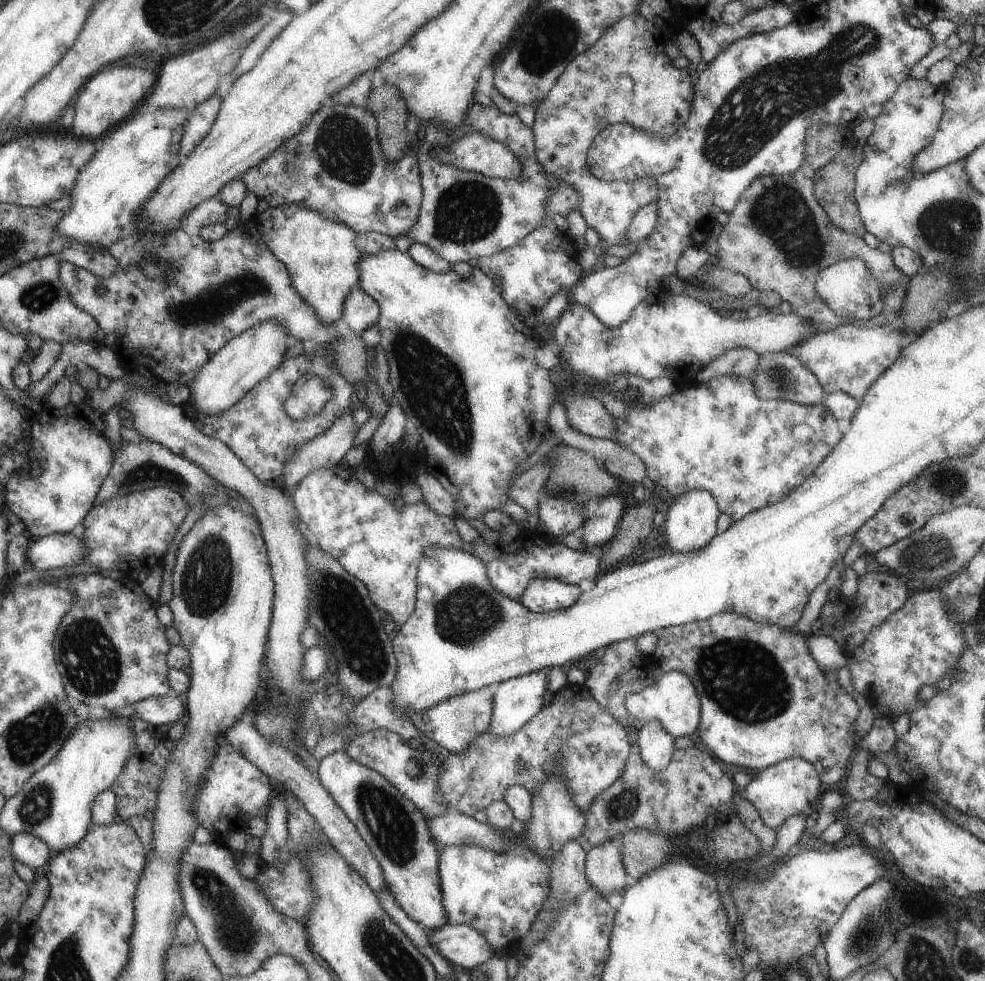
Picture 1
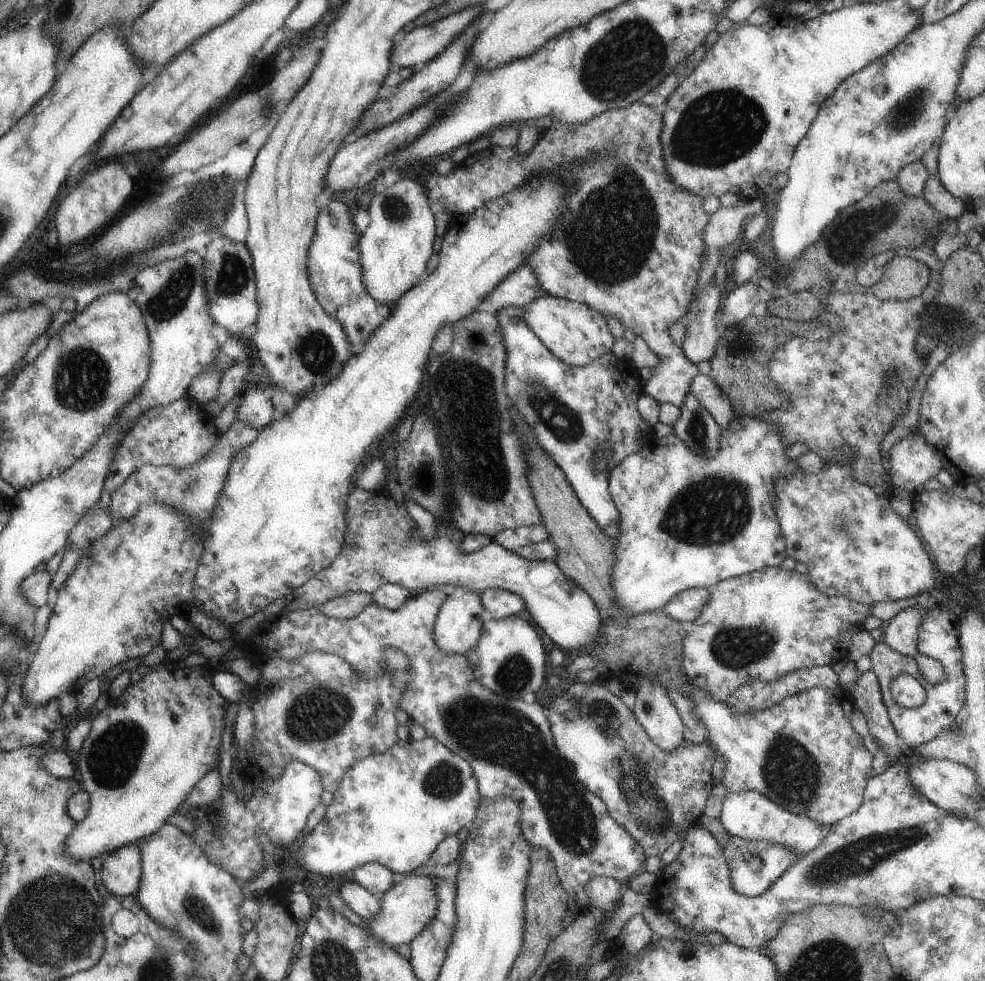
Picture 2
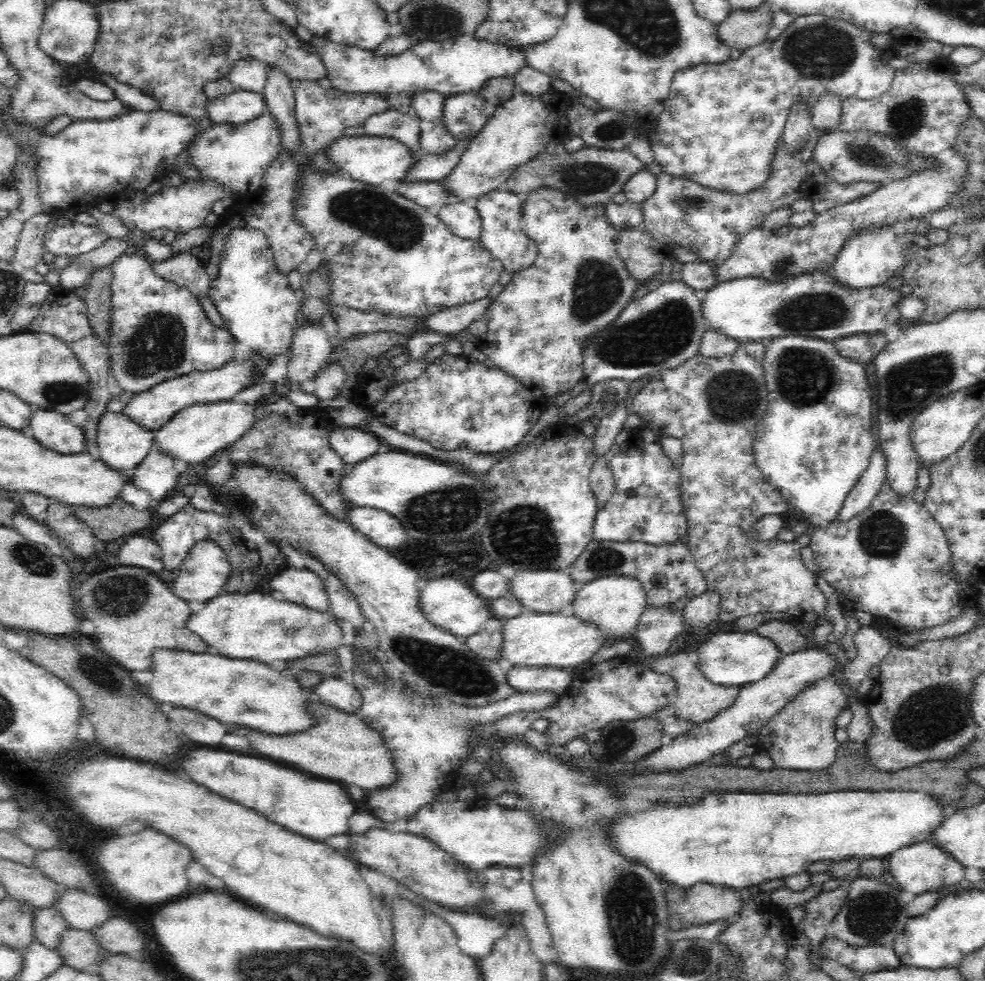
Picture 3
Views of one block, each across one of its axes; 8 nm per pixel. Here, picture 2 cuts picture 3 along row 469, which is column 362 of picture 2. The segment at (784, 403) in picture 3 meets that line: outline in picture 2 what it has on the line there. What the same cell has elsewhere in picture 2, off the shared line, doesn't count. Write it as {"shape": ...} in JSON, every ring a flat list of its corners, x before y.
{"shape":[[425,736,423,740,415,742,415,740,397,740,389,750,385,750,383,754,371,754,363,760,357,760,353,762,353,766,349,766,339,784,337,784,337,790,333,792,333,800,331,804,325,808,325,814,323,814,323,820,309,832,309,836,303,840,303,844,299,846,297,850,297,864,305,870,305,872,317,872,317,874,323,874,327,878,349,878,353,870,357,870,359,866,365,866,365,864,381,864,385,868,389,868,395,876,397,874,403,874,403,876,409,876,413,870,417,870,419,866,427,864,427,860,433,856,433,852,437,850,437,846,449,838,449,836,455,836,463,826,467,826,469,822,473,822,473,818,477,816,477,808,481,804,481,798,479,798,479,790,477,790,477,780,473,776,473,768,469,766,469,762,465,762,461,756,457,756,453,750,449,750,447,746,443,746,439,740,435,738,429,738]]}

